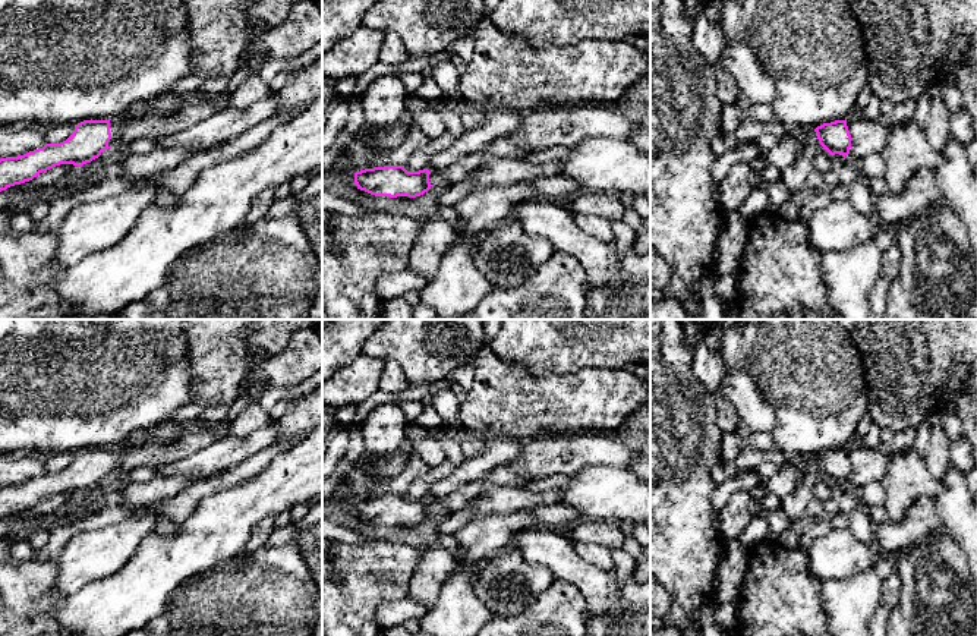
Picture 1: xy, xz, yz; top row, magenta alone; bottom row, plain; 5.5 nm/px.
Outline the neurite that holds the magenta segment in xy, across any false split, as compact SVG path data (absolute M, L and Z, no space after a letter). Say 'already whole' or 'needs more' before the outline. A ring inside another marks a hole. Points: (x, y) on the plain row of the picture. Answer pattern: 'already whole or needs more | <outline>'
needs more | M119 447L83 448L75 453L72 463L60 472L45 472L23 484L0 487L0 520L60 492L82 495L103 479L122 473L123 462L125 453Z

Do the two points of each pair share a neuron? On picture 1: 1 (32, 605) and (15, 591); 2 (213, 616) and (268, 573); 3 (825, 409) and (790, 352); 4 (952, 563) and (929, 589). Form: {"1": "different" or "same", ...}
{"1": "same", "2": "same", "3": "same", "4": "same"}

